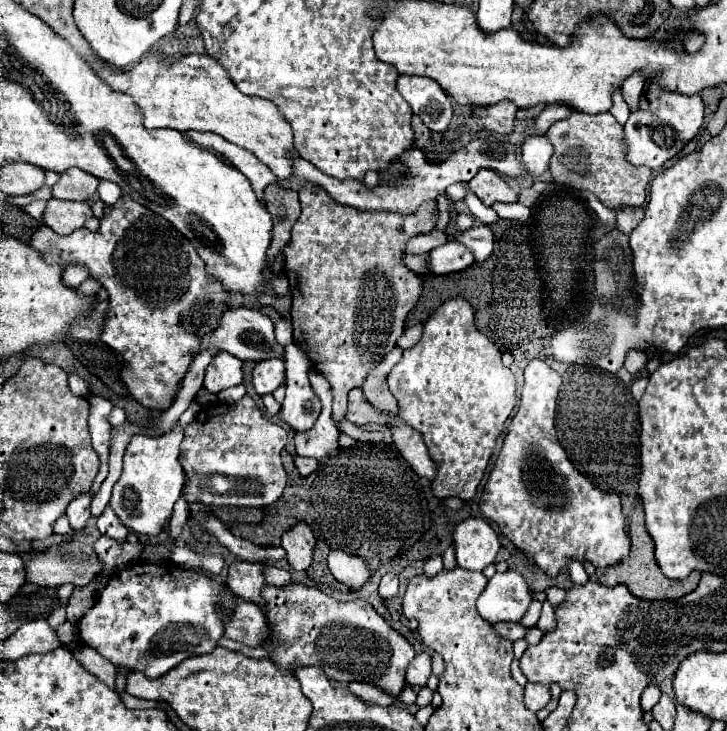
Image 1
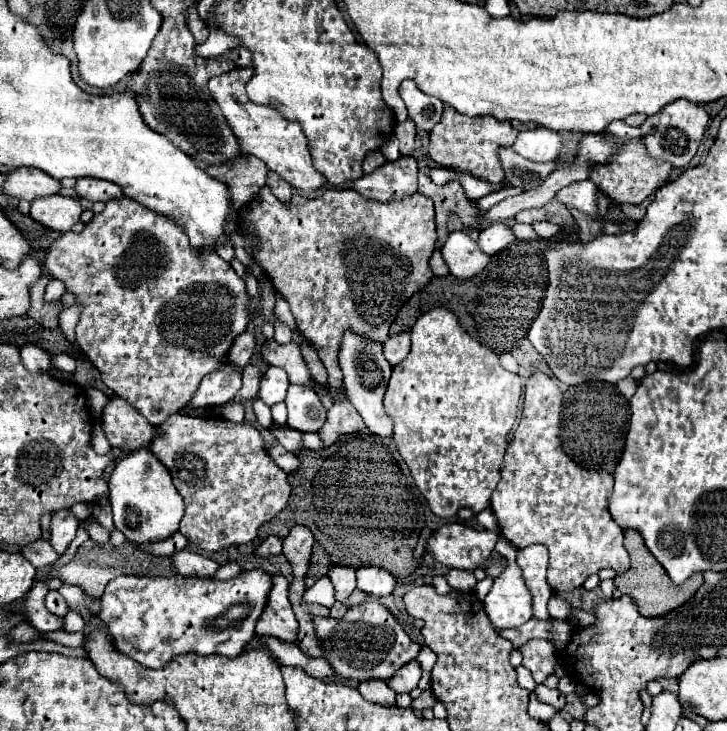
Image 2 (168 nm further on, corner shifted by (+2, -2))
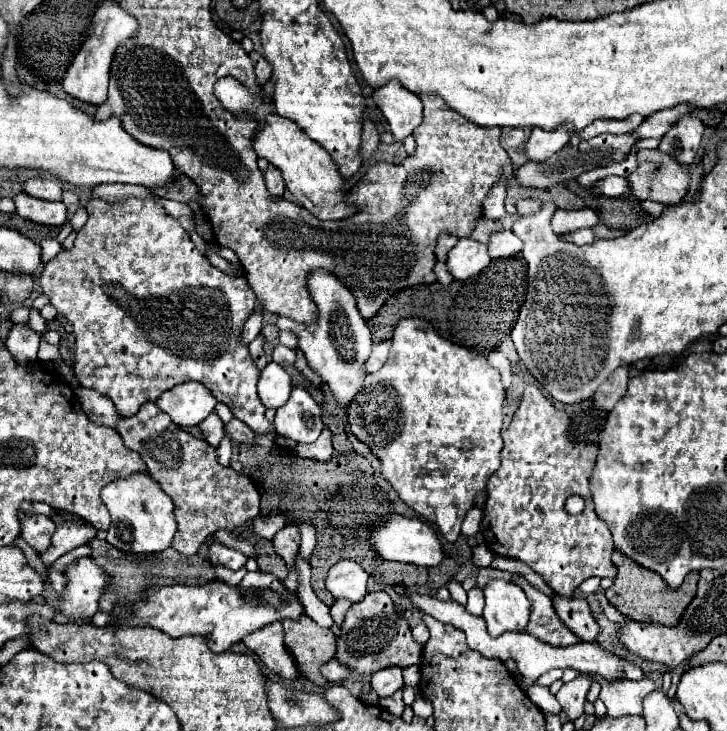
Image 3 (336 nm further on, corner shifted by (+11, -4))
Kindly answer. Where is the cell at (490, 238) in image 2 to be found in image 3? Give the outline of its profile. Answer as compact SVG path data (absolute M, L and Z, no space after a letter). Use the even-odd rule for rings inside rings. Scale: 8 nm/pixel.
M502 230L502 232L492 234L488 248L490 248L492 258L516 258L522 250L522 240L514 232Z

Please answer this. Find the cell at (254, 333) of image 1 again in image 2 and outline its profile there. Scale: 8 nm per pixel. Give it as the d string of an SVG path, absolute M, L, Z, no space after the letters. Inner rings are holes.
M265 340L263 346L261 346L261 360L265 364L269 364L269 366L281 366L281 368L285 368L291 382L311 386L319 394L319 398L321 398L321 402L323 402L323 406L327 410L333 406L333 400L327 394L327 390L311 380L311 374L309 374L305 362L303 362L303 356L299 352L299 344L297 342L281 346L275 340Z

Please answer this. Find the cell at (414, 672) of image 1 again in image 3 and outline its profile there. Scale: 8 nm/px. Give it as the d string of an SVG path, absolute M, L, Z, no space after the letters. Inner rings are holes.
M384 668L372 674L370 686L380 698L392 696L396 690L402 688L402 668Z

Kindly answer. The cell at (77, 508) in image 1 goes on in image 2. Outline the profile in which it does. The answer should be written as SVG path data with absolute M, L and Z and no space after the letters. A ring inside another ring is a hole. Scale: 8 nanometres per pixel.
M61 510L51 518L51 546L57 554L65 554L71 540L75 538L79 518L71 510Z

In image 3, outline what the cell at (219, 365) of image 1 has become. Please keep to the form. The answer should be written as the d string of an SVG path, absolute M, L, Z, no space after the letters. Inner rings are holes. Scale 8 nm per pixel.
M184 382L164 392L156 402L178 426L198 426L216 406L216 398L204 384Z

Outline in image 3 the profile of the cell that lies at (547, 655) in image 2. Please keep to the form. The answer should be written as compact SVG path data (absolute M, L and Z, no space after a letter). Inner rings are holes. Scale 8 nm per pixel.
M396 584L394 586L396 594L398 596L406 596L416 608L420 608L424 614L436 618L438 622L444 622L444 624L452 624L456 628L460 628L464 634L466 634L466 640L468 640L468 646L476 652L480 652L482 656L486 658L498 658L498 660L508 660L508 658L514 658L516 660L516 666L518 670L524 674L524 680L522 680L522 688L528 690L546 670L550 668L572 668L580 674L590 674L590 676L600 676L604 678L606 682L618 682L618 680L640 680L644 676L644 672L640 670L640 666L636 666L634 662L626 660L624 656L600 646L598 642L580 642L580 644L574 644L574 646L566 646L566 648L556 648L556 646L550 646L542 640L536 640L534 636L526 634L526 632L504 632L500 634L498 638L492 638L486 630L486 622L482 616L472 616L462 604L454 602L454 600L438 600L434 596L424 596L424 594L416 594L416 592L410 592L406 590L404 586Z

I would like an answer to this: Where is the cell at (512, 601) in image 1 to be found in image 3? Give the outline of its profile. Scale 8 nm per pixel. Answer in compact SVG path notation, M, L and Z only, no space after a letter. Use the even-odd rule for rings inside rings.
M492 580L484 588L484 596L486 606L482 616L492 636L500 636L502 632L510 630L526 632L532 606L518 584L506 580Z

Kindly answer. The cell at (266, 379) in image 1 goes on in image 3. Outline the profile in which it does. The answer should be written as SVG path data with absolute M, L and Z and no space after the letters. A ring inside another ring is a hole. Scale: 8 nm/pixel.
M270 362L262 370L260 382L258 382L258 396L262 404L266 408L280 408L288 402L290 392L292 392L292 382L288 372L280 364Z

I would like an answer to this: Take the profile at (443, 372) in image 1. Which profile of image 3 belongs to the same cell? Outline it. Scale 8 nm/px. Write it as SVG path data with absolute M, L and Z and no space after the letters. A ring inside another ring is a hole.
M406 318L394 328L390 358L378 372L364 378L362 388L346 408L346 416L350 432L382 462L382 476L394 492L448 542L456 542L462 520L474 506L474 496L484 490L488 478L500 466L504 394L500 372L488 364L486 356L448 342L420 318Z

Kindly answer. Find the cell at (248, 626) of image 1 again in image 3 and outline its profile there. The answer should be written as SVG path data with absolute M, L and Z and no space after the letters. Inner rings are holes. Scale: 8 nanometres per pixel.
M330 660L328 664L324 664L324 668L320 668L322 674L326 676L328 682L344 682L350 678L352 670L348 670L344 664L340 664L338 660Z

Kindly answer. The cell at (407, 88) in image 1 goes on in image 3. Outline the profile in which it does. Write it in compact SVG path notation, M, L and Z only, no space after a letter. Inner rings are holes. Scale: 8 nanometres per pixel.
M390 80L372 92L382 118L388 122L396 140L404 140L422 122L422 102L414 92L408 92L398 80Z

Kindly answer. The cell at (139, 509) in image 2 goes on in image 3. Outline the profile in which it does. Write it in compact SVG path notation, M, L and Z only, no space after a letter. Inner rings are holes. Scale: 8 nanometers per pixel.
M136 474L132 478L106 484L102 488L102 500L112 516L106 540L116 550L126 554L154 554L166 550L172 544L172 536L176 532L172 502L156 488L156 484L152 484L148 474Z

